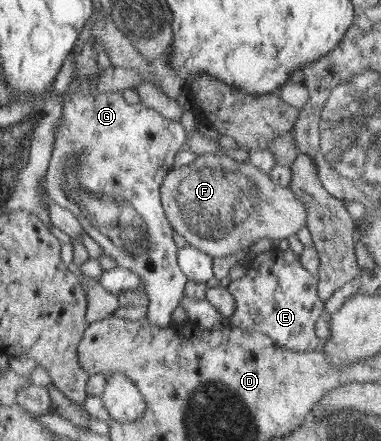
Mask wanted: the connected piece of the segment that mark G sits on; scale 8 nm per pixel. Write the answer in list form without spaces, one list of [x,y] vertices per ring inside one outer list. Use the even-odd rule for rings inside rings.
[[[91,38],[90,43],[86,43],[84,48],[76,57],[74,57],[74,64],[76,64],[76,76],[73,81],[68,86],[67,100],[64,102],[62,111],[62,121],[58,123],[56,127],[56,135],[54,138],[54,143],[52,146],[50,161],[47,167],[47,172],[45,175],[45,191],[47,191],[47,196],[51,201],[65,207],[68,211],[71,211],[81,223],[83,231],[88,233],[98,245],[104,250],[106,256],[110,256],[112,261],[116,261],[116,265],[122,268],[127,268],[131,270],[132,273],[139,274],[142,287],[144,291],[148,294],[149,305],[148,313],[146,319],[149,323],[154,325],[154,327],[166,327],[168,324],[172,323],[170,317],[172,317],[172,311],[180,305],[180,301],[185,294],[185,285],[188,282],[187,277],[182,273],[180,267],[177,263],[177,251],[179,250],[172,239],[172,226],[171,223],[167,221],[165,216],[165,211],[163,210],[163,205],[161,204],[161,185],[166,174],[173,169],[174,155],[186,145],[187,136],[184,127],[176,121],[169,120],[170,129],[150,129],[152,125],[150,123],[160,123],[162,116],[160,113],[156,112],[156,109],[149,108],[148,105],[140,104],[128,105],[124,101],[124,97],[120,95],[120,92],[109,91],[104,93],[84,93],[87,91],[87,87],[83,86],[83,81],[87,81],[89,77],[93,75],[99,75],[104,69],[98,66],[96,63],[96,53],[94,53],[94,39]]]

